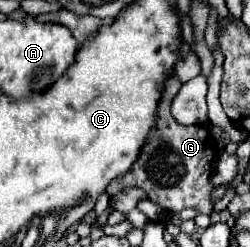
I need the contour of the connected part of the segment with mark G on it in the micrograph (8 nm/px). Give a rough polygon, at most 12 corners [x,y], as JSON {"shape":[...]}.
{"shape":[[166,81],[158,127],[108,195],[142,187],[166,211],[210,215],[216,141],[180,125]]}

